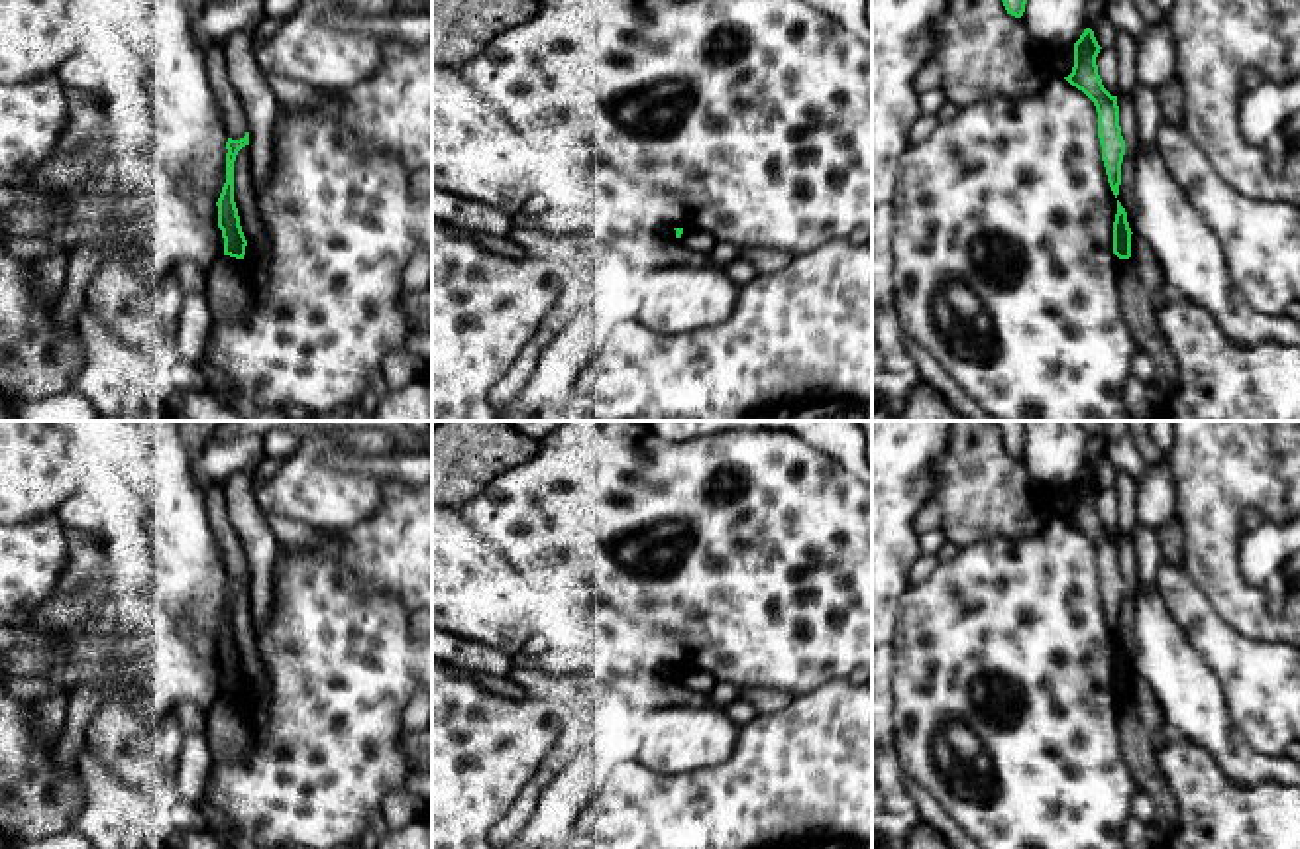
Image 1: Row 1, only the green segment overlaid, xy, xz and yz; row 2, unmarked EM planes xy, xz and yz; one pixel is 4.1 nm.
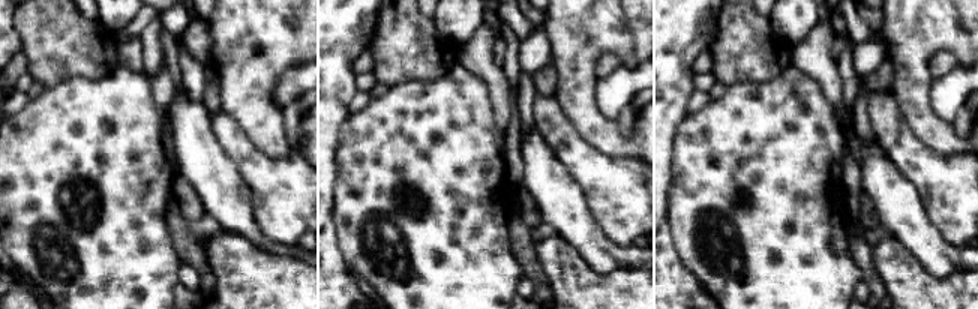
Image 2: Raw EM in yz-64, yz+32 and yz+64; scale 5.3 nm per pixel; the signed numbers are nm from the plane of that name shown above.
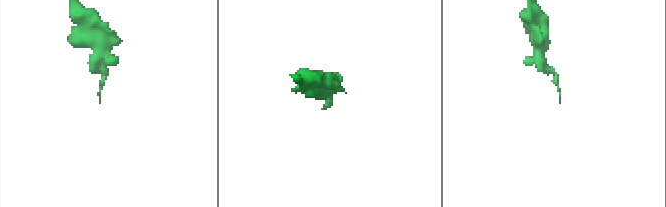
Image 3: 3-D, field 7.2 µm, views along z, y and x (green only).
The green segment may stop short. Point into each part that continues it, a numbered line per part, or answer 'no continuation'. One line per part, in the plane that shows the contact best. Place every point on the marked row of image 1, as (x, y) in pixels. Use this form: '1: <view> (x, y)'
no continuation

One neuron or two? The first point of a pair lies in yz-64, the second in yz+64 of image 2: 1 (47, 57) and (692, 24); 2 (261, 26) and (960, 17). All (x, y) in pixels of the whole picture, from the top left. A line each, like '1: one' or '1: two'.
1: two
2: one

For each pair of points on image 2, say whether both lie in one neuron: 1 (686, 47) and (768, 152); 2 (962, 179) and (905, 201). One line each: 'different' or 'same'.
1: different
2: different

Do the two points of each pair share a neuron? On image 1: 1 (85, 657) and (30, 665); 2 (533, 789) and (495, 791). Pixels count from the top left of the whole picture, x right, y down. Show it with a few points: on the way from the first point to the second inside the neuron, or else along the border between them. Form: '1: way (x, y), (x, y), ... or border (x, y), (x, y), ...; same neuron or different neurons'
1: way (71, 659), (44, 659); same neuron
2: border (548, 751), (513, 804), (493, 826); different neurons

